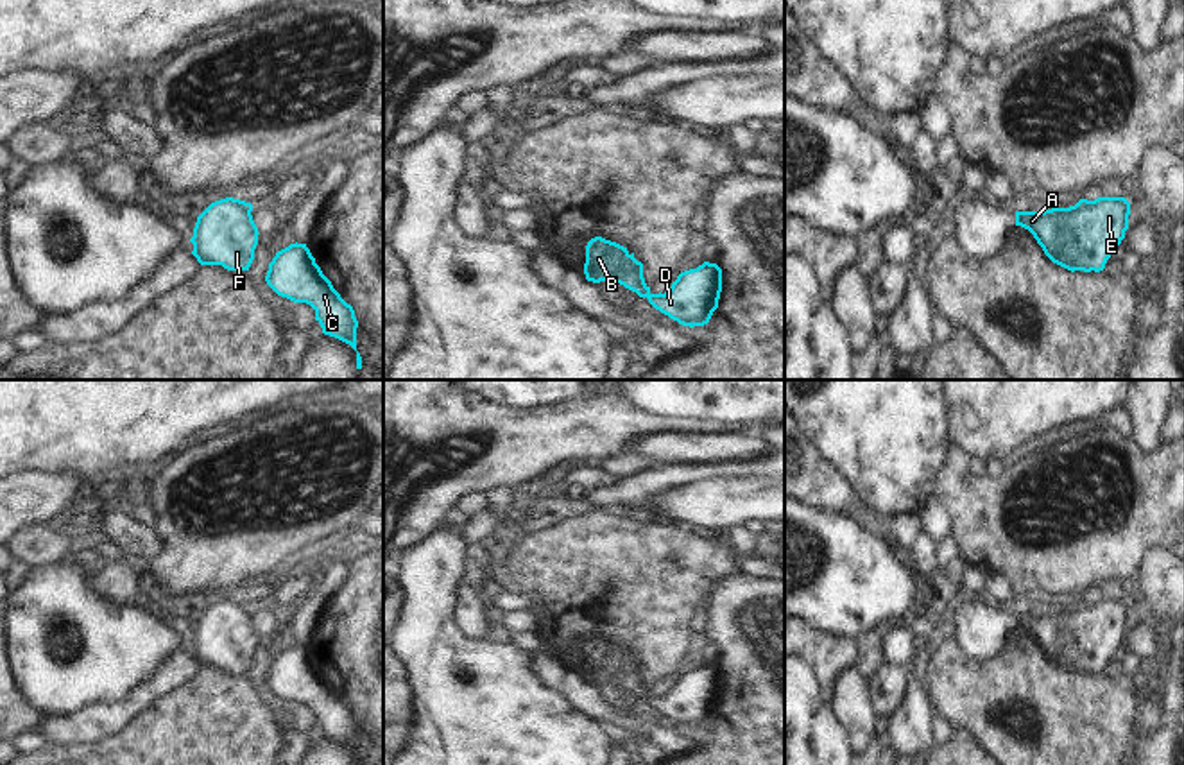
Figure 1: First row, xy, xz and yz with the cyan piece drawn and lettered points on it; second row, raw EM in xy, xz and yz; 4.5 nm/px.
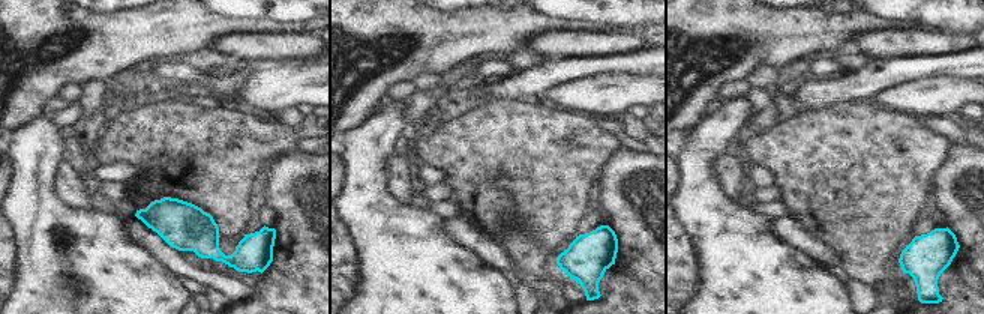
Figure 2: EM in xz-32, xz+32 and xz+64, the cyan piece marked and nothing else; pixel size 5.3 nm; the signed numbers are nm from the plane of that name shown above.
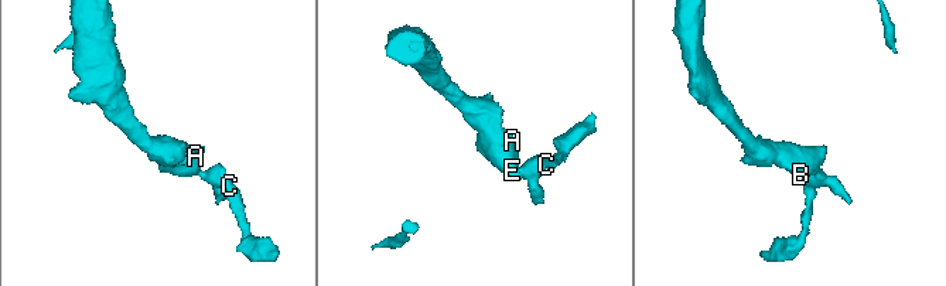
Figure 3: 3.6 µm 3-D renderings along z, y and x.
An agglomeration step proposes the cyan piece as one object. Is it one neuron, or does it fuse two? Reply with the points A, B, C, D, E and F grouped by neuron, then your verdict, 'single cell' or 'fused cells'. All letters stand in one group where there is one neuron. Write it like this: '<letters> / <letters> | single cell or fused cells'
A B C D E F | single cell

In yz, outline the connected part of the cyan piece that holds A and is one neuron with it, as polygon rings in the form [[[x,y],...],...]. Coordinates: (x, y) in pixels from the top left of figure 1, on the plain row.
[[[1125,598],[1080,600],[1069,609],[1016,613],[1016,627],[1028,631],[1044,656],[1075,674],[1100,674],[1128,631]]]

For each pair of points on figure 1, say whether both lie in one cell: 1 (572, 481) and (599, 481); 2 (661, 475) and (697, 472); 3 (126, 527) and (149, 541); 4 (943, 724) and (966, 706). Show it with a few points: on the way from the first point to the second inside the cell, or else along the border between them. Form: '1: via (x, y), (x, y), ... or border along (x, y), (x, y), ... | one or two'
1: via (579, 481), (592, 481) | one
2: via (670, 475), (688, 473) | one
3: via (131, 532), (144, 541) | one
4: border along (935, 712), (953, 730) | two

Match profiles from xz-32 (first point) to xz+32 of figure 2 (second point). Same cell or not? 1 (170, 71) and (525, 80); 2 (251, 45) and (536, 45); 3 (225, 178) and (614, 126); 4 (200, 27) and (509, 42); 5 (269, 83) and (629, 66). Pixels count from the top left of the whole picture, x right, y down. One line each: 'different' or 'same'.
1: different
2: same
3: different
4: same
5: different

